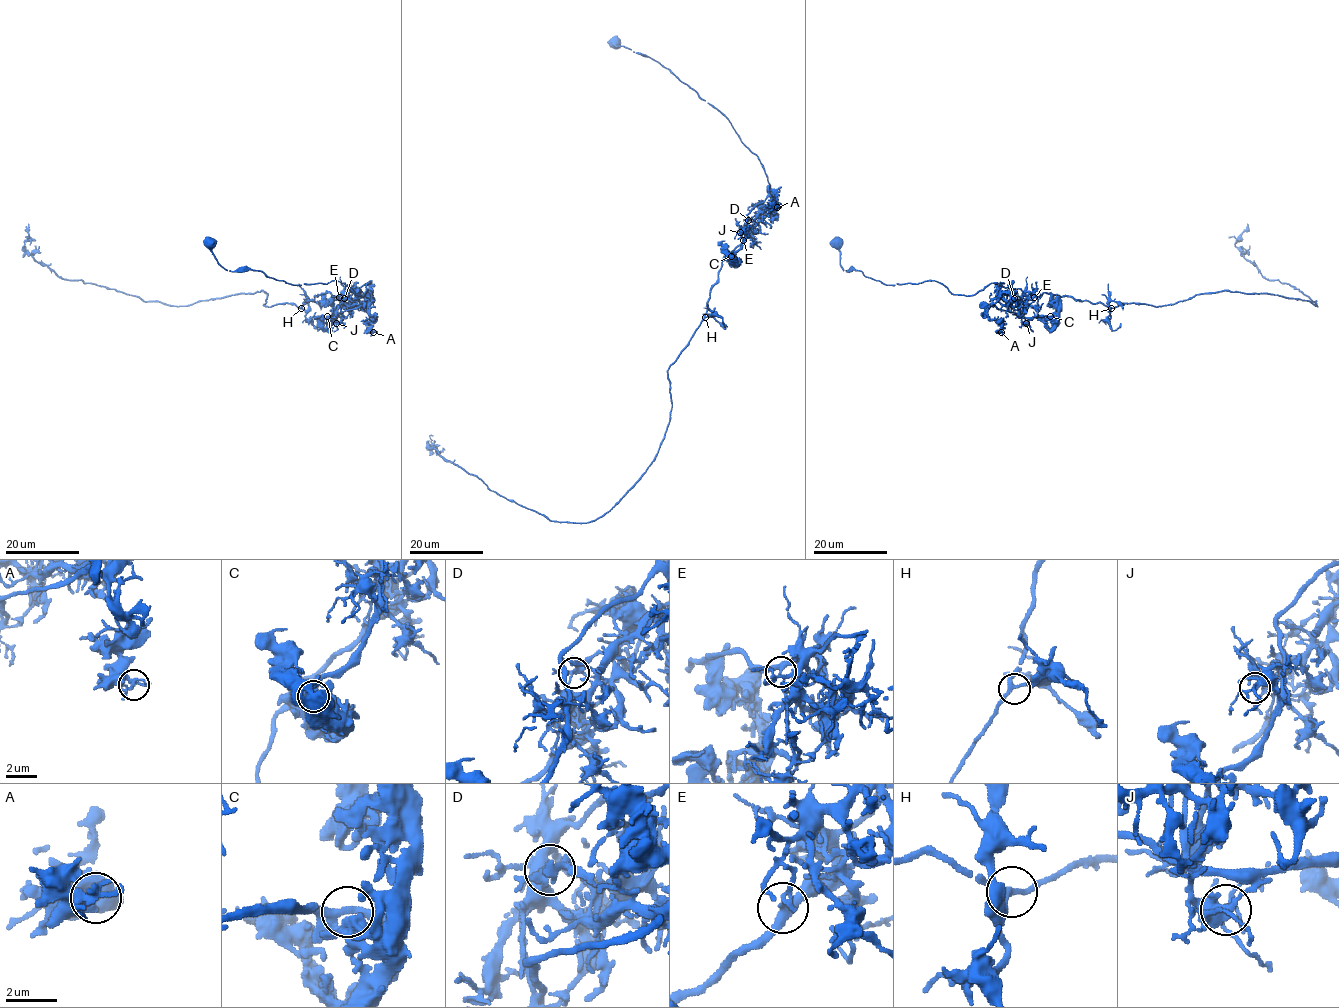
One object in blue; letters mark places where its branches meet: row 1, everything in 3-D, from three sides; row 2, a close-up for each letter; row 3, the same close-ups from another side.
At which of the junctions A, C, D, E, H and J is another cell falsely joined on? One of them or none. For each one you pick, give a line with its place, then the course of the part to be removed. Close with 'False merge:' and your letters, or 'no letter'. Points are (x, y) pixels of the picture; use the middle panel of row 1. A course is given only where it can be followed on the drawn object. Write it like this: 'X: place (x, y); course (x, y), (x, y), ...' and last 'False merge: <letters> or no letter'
D: place (748, 220); course (748, 220), (772, 207), (769, 196), (746, 217), (747, 237), (732, 254), (736, 264), (731, 255)
False merge: D

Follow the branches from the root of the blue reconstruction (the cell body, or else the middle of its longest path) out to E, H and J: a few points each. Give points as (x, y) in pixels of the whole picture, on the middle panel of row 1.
E: (613, 44), (645, 54), (668, 68), (716, 108), (759, 158), (772, 202), (743, 240)
H: (613, 44), (657, 61), (716, 108), (759, 158), (767, 177), (772, 202), (751, 232), (722, 262), (705, 317)
J: (613, 44), (645, 54), (668, 68), (716, 108), (759, 158), (772, 202), (752, 228), (740, 232)

